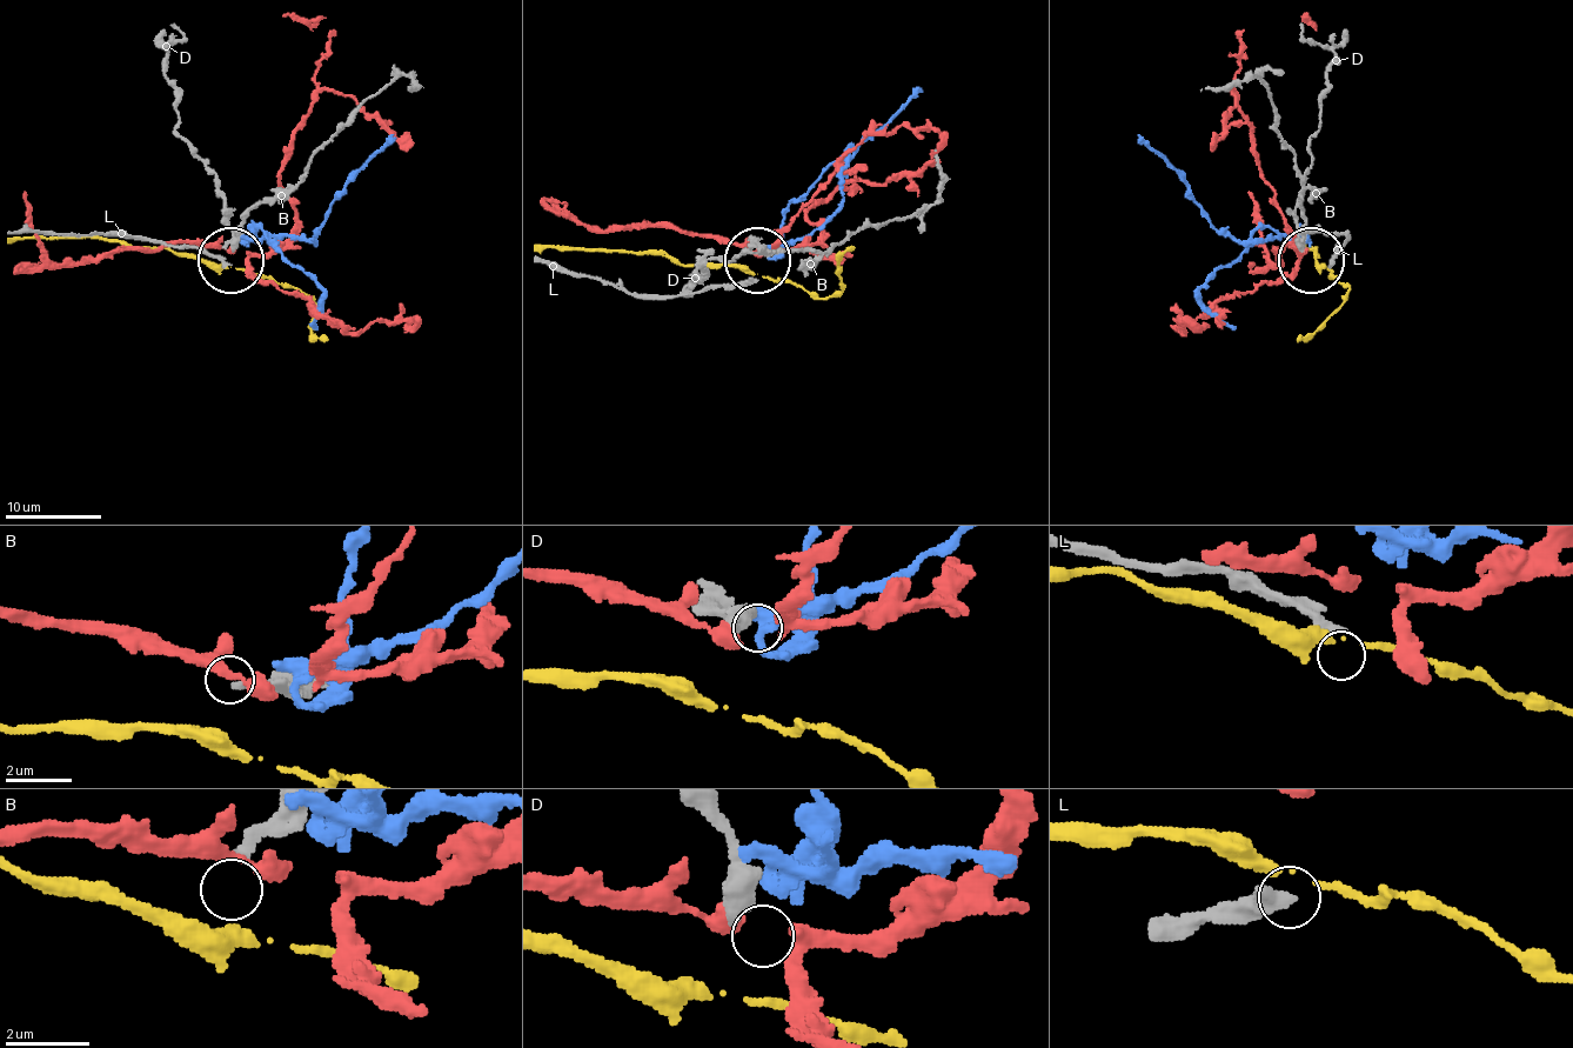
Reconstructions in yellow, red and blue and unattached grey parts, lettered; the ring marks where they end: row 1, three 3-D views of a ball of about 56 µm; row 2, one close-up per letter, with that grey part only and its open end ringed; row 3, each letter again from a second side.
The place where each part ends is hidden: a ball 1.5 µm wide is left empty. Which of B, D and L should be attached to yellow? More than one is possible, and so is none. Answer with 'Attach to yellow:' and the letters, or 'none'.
Attach to yellow: none

